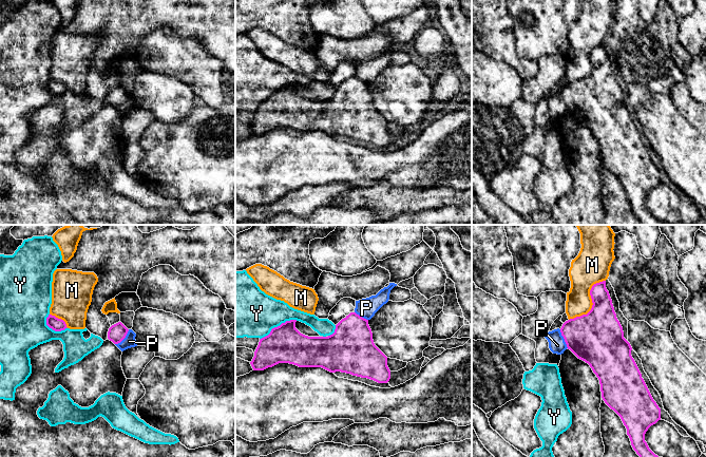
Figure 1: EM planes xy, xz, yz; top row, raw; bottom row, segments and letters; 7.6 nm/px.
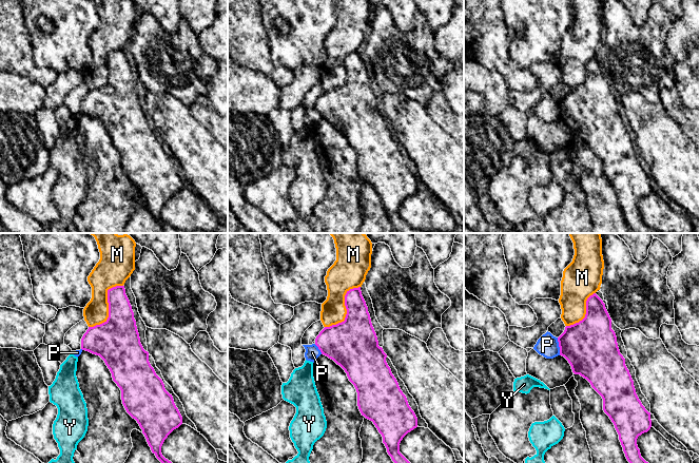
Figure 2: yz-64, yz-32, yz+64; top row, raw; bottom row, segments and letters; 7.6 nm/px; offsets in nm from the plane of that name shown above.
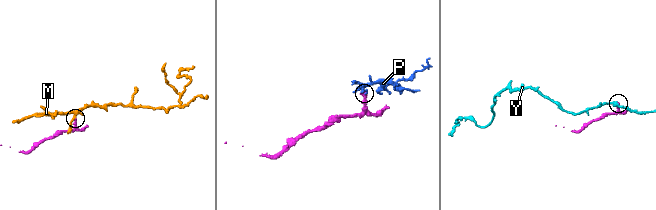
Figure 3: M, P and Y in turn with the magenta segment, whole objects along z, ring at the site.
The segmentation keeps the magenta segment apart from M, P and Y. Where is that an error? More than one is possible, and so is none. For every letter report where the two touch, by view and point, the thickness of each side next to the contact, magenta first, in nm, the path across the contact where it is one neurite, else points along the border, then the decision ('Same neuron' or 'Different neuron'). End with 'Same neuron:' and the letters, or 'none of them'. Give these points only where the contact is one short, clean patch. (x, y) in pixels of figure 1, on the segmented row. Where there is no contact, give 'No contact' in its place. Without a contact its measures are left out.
M: Touches magenta at yz (592, 302). Thickness 360 nm (magenta) against 240 nm. Different neuron
P: Touches magenta at yz (564, 338). Thickness 400 nm (magenta) against 130 nm. Boundary: yz (559, 329), (568, 347). Different neuron
Y: Touches magenta at xz (278, 326). Thickness 280 nm (magenta) against 380 nm. Different neuron
Same neuron: none of them

